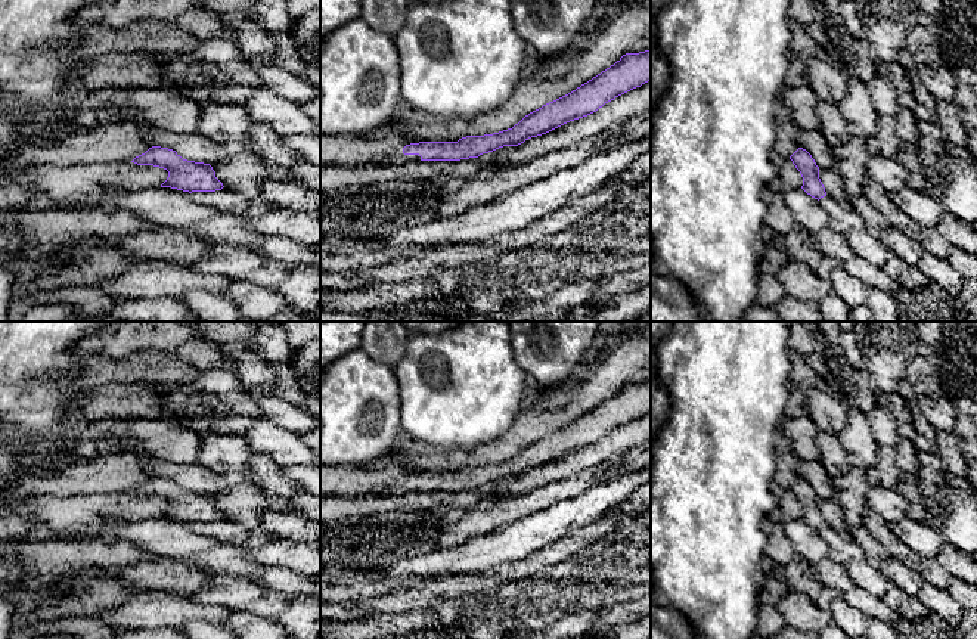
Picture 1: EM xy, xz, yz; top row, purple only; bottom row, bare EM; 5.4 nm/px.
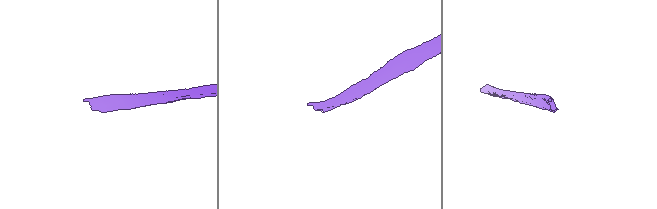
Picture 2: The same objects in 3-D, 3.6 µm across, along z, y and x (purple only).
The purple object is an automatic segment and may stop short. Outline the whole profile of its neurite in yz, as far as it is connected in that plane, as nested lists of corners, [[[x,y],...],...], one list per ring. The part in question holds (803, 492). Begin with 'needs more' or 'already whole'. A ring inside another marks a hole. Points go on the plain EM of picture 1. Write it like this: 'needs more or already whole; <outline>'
already whole; [[[798,478],[790,487],[790,490],[793,491],[793,494],[795,496],[795,499],[800,502],[803,508],[801,519],[818,531],[826,527],[825,518],[819,509],[819,497],[816,496],[812,486],[806,480]]]

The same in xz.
needs more; [[[651,379],[626,384],[614,396],[571,424],[525,446],[512,459],[466,466],[458,472],[419,472],[396,481],[373,496],[403,496],[412,491],[460,491],[478,488],[503,477],[518,477],[570,452],[587,447],[615,428],[651,410]]]

